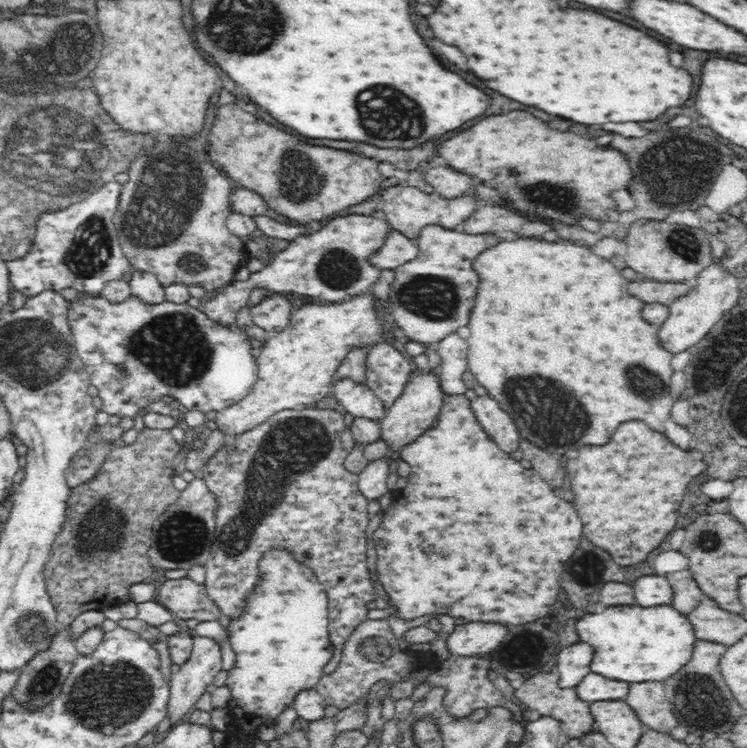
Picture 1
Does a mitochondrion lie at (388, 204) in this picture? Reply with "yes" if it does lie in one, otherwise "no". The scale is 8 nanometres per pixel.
no

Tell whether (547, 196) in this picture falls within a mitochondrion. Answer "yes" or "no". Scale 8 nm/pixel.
yes

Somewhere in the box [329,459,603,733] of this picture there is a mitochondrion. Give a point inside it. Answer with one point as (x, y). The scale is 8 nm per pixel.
(373, 648)

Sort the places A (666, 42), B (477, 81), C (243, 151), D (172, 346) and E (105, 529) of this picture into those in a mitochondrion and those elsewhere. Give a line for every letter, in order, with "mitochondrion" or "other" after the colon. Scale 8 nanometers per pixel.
A: other
B: other
C: other
D: mitochondrion
E: mitochondrion

